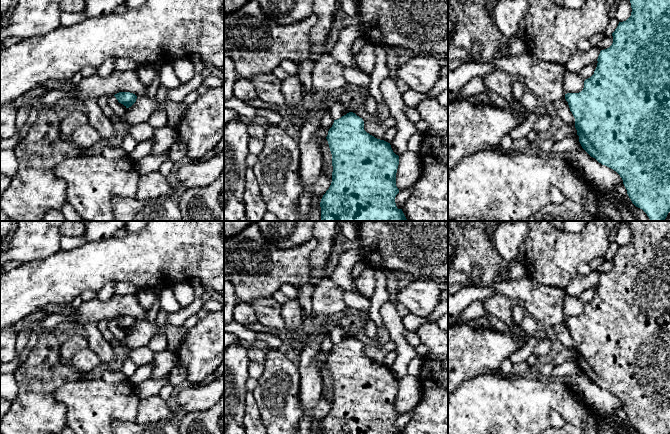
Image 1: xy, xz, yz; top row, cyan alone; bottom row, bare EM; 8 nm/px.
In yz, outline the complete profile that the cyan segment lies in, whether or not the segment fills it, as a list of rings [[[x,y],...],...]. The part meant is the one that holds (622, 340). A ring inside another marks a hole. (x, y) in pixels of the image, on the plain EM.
[[[629,221],[629,224],[631,240],[619,246],[612,257],[612,269],[600,275],[594,298],[584,305],[581,316],[567,317],[565,323],[575,342],[575,352],[582,372],[599,387],[620,399],[632,427],[642,434],[670,434],[670,221]]]

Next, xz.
[[[353,336],[334,344],[326,363],[332,378],[333,396],[331,409],[320,426],[321,434],[402,434],[395,427],[399,417],[396,410],[399,380],[393,376],[390,367],[367,357],[363,343]]]

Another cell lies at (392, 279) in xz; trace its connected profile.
[[[390,270],[388,276],[387,276],[387,291],[389,293],[389,300],[393,302],[395,305],[397,304],[397,294],[398,294],[398,279],[401,274]]]

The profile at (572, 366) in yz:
[[[573,359],[554,367],[550,377],[564,377],[566,374],[581,373],[579,360]]]

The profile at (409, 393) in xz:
[[[406,376],[399,380],[396,410],[405,414],[414,410],[421,399],[421,384],[418,378]]]

